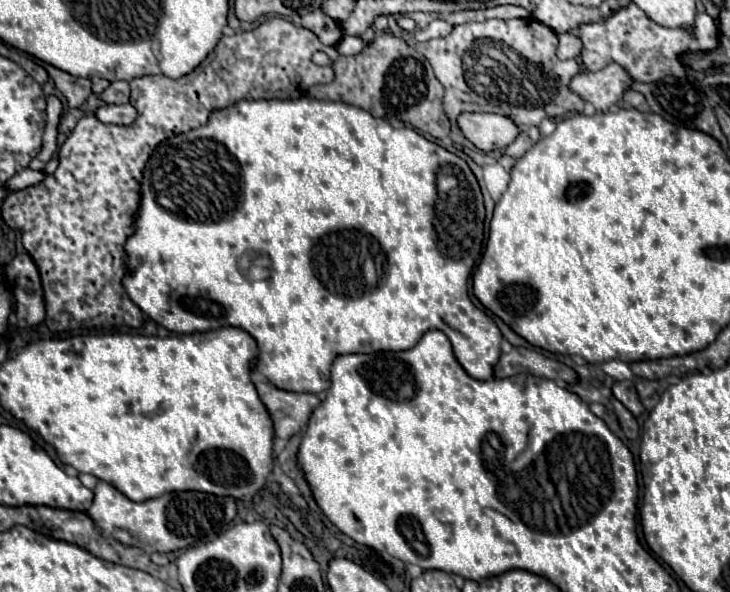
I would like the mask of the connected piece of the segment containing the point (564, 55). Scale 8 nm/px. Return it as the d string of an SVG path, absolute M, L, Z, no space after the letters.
M562 33L562 35L558 35L558 41L560 43L558 43L556 55L560 59L574 59L574 57L580 55L582 43L580 43L580 39L574 33Z

